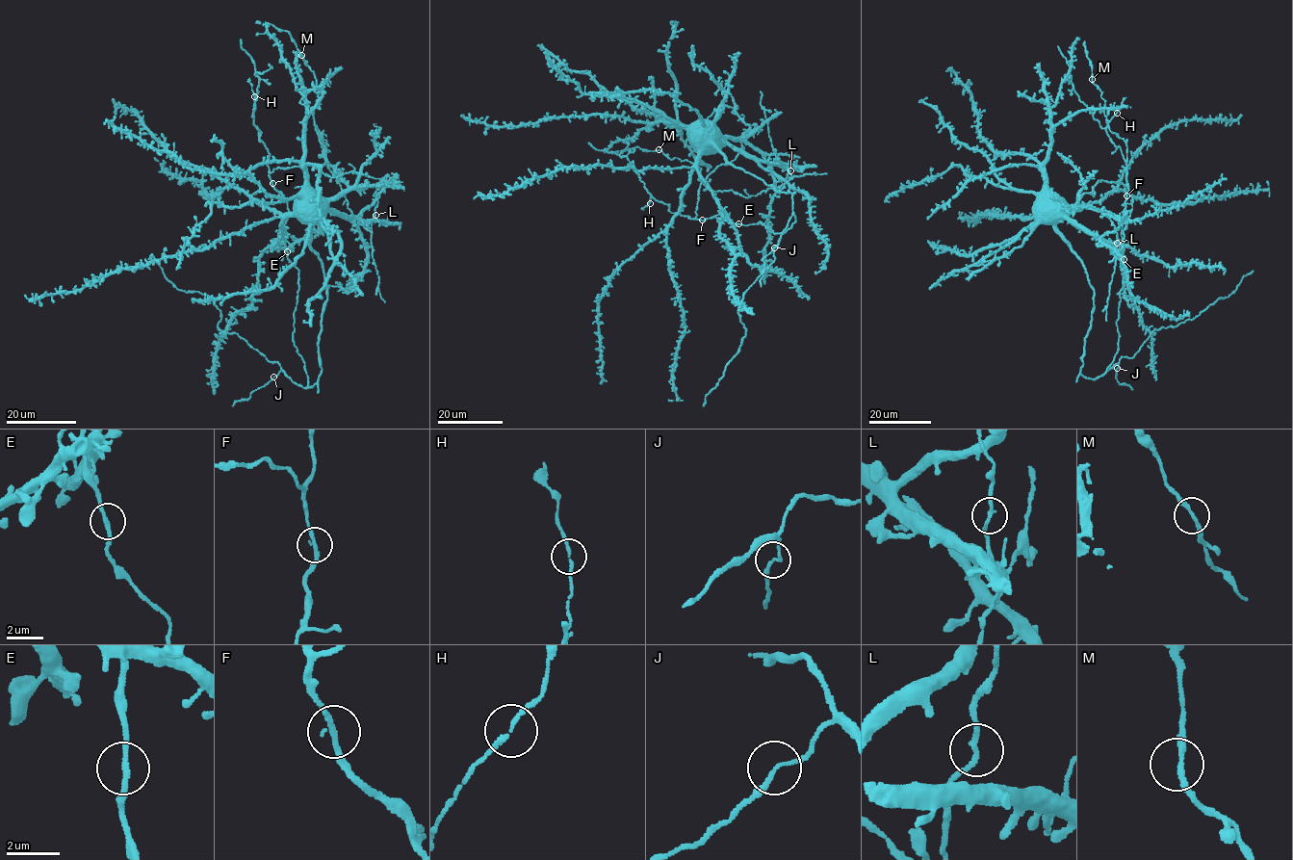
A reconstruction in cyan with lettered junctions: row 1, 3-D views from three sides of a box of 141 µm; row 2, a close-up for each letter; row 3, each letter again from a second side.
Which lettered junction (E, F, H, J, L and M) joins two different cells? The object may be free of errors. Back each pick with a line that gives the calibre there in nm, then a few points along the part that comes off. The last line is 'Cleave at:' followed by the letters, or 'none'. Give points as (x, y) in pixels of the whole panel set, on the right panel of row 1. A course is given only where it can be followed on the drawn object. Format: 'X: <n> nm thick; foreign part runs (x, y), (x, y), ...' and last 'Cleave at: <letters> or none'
Cleave at: none

